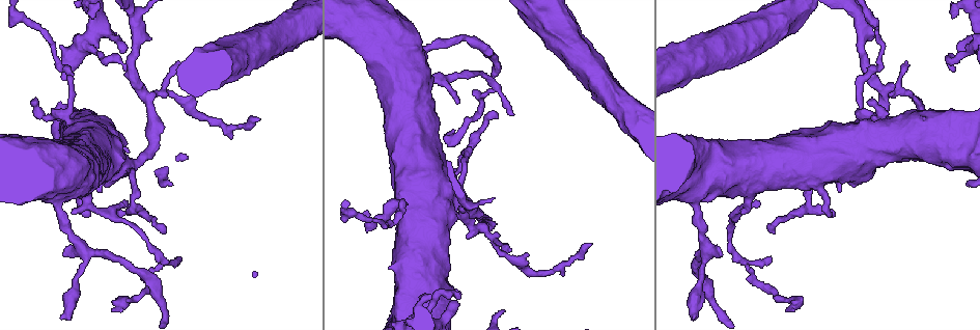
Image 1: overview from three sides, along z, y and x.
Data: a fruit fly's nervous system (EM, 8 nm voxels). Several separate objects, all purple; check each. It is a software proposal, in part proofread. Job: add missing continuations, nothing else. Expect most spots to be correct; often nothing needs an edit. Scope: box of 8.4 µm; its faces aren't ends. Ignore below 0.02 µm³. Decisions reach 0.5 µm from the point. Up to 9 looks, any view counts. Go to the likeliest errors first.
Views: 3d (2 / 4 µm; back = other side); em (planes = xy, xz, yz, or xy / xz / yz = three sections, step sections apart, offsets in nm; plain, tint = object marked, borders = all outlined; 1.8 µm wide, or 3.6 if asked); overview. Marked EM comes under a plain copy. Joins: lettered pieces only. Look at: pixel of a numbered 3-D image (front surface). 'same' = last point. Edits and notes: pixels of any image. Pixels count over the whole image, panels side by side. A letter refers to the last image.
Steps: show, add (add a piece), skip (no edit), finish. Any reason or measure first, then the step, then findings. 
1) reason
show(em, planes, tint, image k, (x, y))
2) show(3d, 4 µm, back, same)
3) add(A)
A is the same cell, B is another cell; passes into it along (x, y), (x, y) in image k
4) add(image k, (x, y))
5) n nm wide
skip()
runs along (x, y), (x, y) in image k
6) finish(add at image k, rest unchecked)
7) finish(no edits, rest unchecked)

free end
show(em, xz, step 16, borders, image 1, (123, 53))

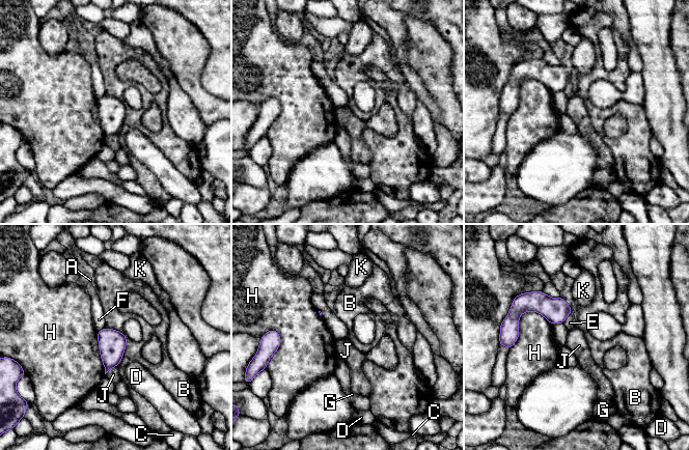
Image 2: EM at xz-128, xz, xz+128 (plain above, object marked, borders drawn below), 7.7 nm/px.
skip()
A, B, C, D, E, F, G, H, J and K are other cells; no lettered piece goes on from it

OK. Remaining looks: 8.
free end
show(3d, 4 µm, back, image 1, (36, 100))

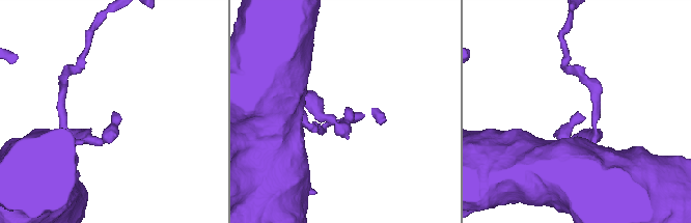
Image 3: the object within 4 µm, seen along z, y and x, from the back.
show(em, yz, step 4, tint, image 3, (346, 107))

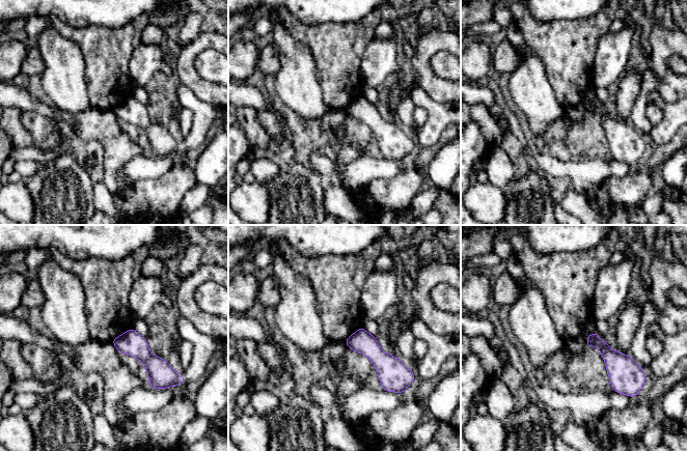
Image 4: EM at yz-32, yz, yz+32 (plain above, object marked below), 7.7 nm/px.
show(em, planes, borders, same)

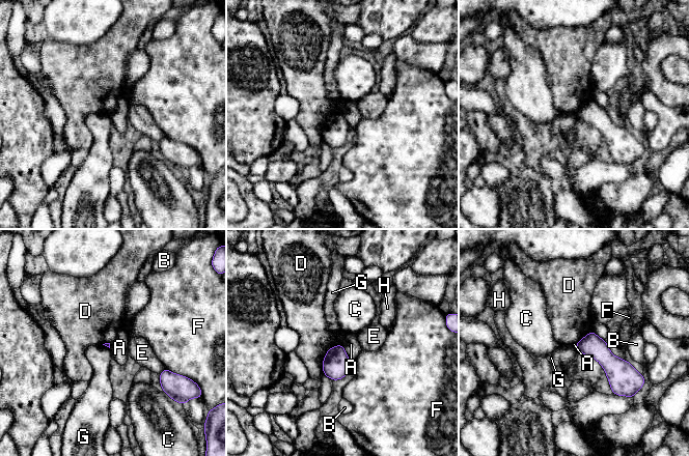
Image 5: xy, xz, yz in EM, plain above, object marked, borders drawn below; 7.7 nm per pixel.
skip()
A, B, C, D, E, F, G and H are other cells; border along (341, 344), (351, 360) in image 5; no lettered piece goes on from it

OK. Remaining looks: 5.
thin end
show(em, planes, borders, image 1, (445, 136))

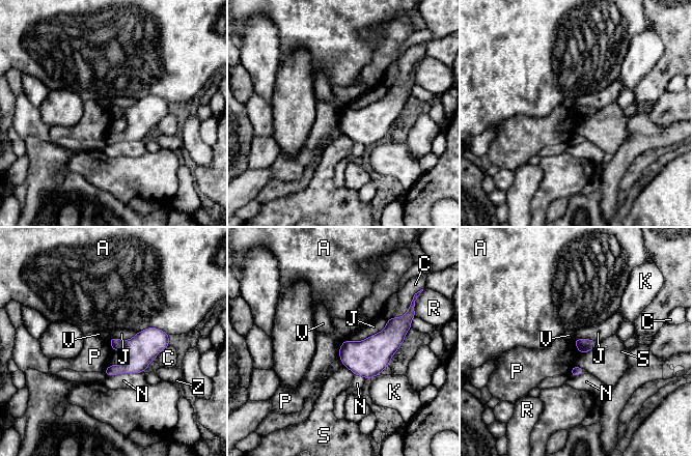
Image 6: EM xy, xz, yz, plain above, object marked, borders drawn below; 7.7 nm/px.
N touches over 300 nm
skip()
A, C, J, K, N, P, R, S, V and Z are other cells; border along (348, 339), (341, 344), (338, 354) in image 6; none of them fits

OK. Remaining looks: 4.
tapers out
show(3d, 4 µm, image 1, (166, 229))

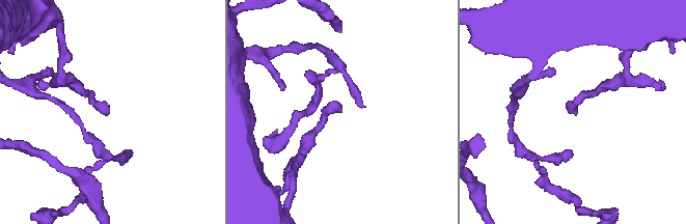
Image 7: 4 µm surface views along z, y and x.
now the EM
show(em, planes, borders, image 7, (109, 107))

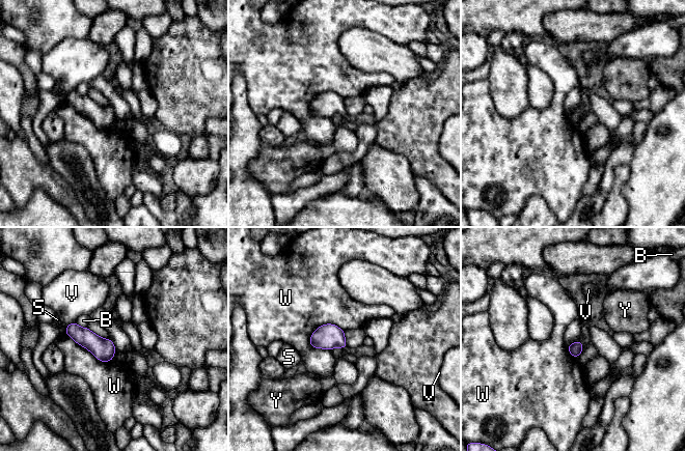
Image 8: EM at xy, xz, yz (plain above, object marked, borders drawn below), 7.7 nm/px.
skip()
B, S, V, W and Y are other cells; border along (344, 330), (323, 323), (309, 344) in image 8; no lettered piece goes on from it

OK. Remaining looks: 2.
finish(no edits, rest unchecked)

